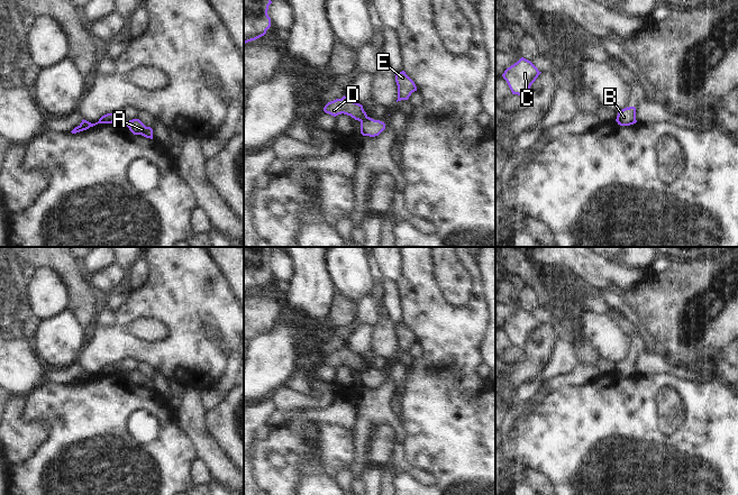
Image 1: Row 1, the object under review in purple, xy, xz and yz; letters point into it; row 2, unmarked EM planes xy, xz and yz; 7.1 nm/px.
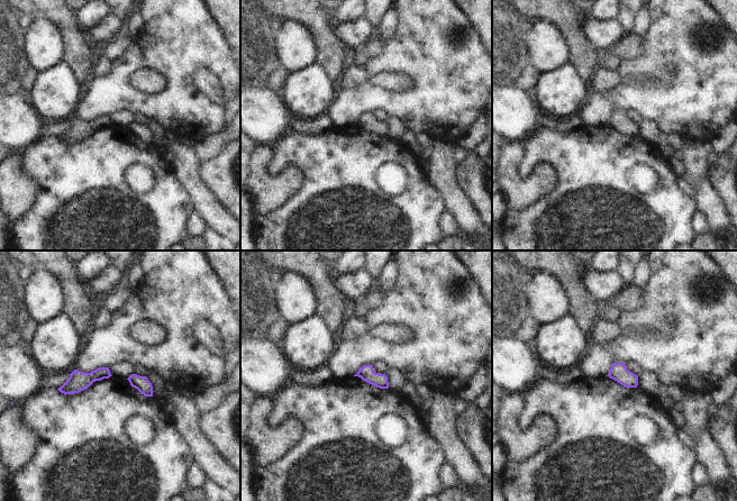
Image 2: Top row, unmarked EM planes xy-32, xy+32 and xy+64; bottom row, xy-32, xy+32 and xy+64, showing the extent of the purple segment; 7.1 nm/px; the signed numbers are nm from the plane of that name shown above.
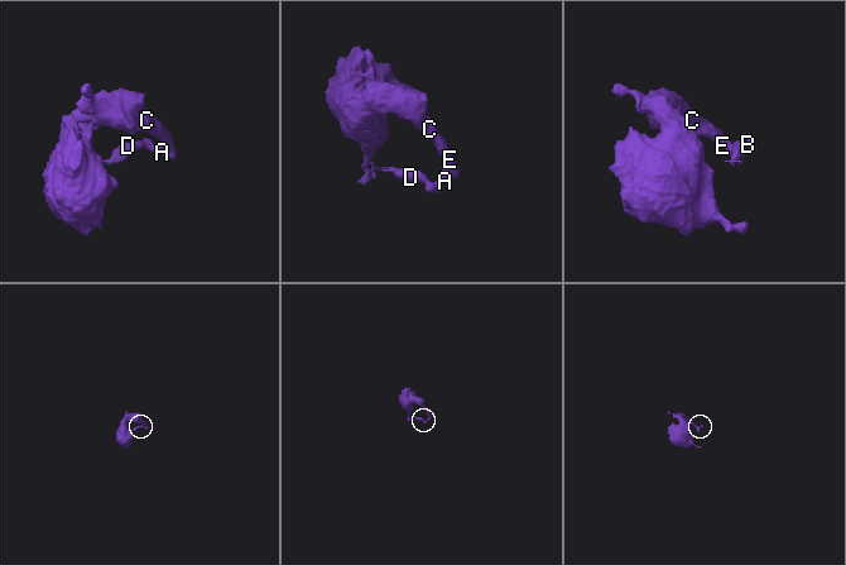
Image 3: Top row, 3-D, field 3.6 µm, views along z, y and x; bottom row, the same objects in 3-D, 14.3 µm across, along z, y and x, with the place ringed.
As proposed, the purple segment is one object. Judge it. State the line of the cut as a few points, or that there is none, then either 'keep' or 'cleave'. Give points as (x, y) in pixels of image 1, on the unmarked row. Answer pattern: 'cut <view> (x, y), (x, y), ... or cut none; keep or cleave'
cut xz (367, 368), (361, 373); cleave

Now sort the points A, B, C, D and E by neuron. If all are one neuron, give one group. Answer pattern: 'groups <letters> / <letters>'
groups A B C E / D

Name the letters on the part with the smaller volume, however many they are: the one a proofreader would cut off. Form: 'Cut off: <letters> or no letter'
Cut off: D

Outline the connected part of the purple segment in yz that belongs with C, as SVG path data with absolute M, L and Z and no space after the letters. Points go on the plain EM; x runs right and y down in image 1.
M521 309L502 326L512 346L522 348L541 323L528 311Z

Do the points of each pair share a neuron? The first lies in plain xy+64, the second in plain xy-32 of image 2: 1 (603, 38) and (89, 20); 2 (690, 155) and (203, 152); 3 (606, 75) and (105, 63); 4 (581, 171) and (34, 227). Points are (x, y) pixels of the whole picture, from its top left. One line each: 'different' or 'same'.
1: different
2: different
3: same
4: same

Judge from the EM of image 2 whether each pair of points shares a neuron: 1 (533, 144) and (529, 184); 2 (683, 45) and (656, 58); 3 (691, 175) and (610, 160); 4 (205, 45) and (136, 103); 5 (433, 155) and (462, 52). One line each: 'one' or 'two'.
1: two
2: one
3: two
4: one
5: two

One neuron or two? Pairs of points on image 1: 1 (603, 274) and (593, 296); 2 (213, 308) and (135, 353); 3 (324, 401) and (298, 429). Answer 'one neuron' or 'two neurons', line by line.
1: two neurons
2: one neuron
3: two neurons

